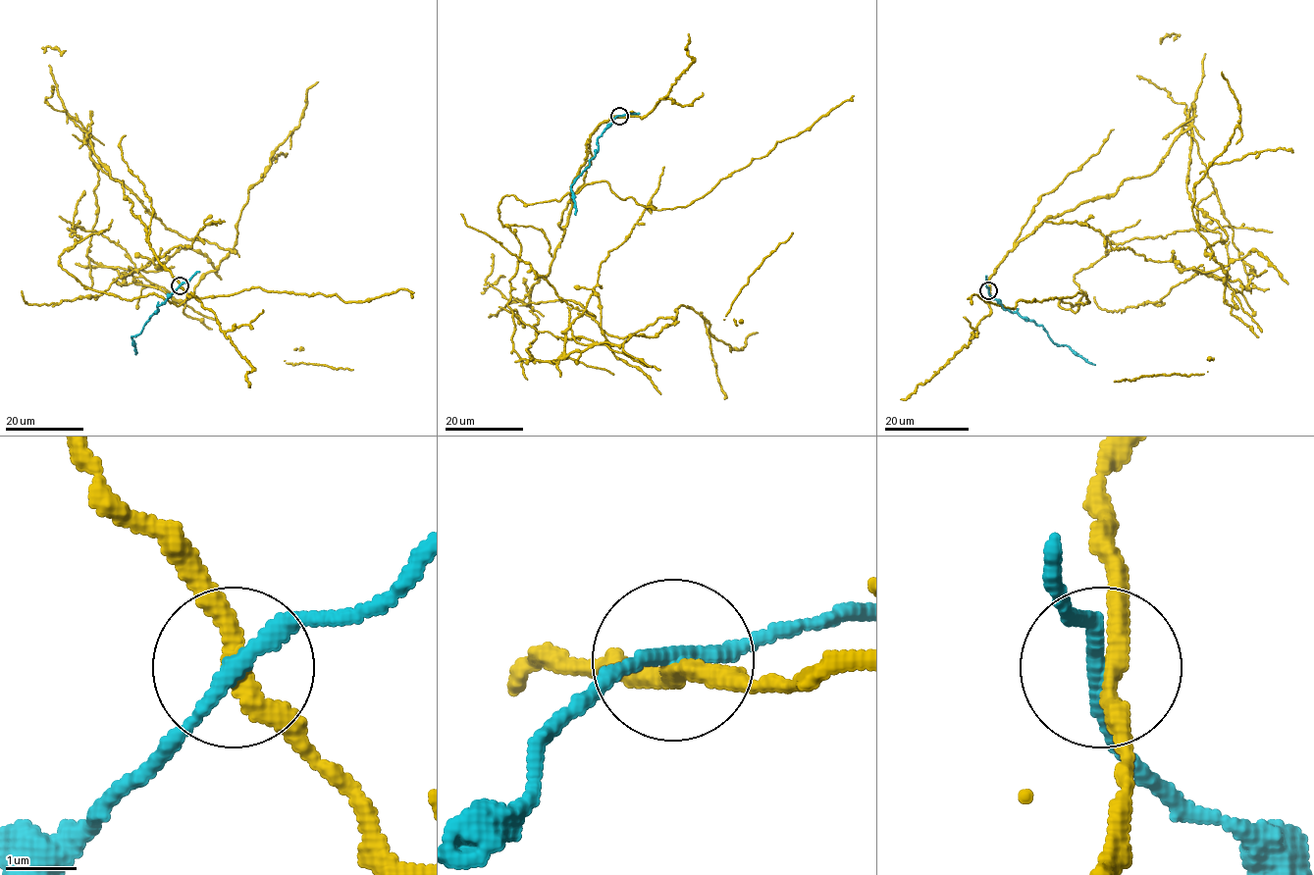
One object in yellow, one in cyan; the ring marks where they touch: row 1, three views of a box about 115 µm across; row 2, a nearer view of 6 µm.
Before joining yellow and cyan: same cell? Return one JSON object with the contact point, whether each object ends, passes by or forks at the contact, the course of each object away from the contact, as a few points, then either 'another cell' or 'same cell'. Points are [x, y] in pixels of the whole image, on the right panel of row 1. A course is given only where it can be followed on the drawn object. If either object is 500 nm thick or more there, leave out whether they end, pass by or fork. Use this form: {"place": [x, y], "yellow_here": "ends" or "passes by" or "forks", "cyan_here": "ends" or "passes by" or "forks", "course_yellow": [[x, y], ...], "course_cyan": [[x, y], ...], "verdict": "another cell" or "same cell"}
{"place": [988, 290], "yellow_here": "passes by", "cyan_here": "passes by", "course_yellow": [[988, 290], [1189, 128], [1254, 273], [1216, 279], [1203, 226], [1110, 249], [1077, 312], [1082, 292], [971, 304]], "course_cyan": [[988, 290], [1005, 310], [1017, 312], [1041, 326], [1055, 343], [1066, 345], [1095, 365]], "verdict": "another cell"}

